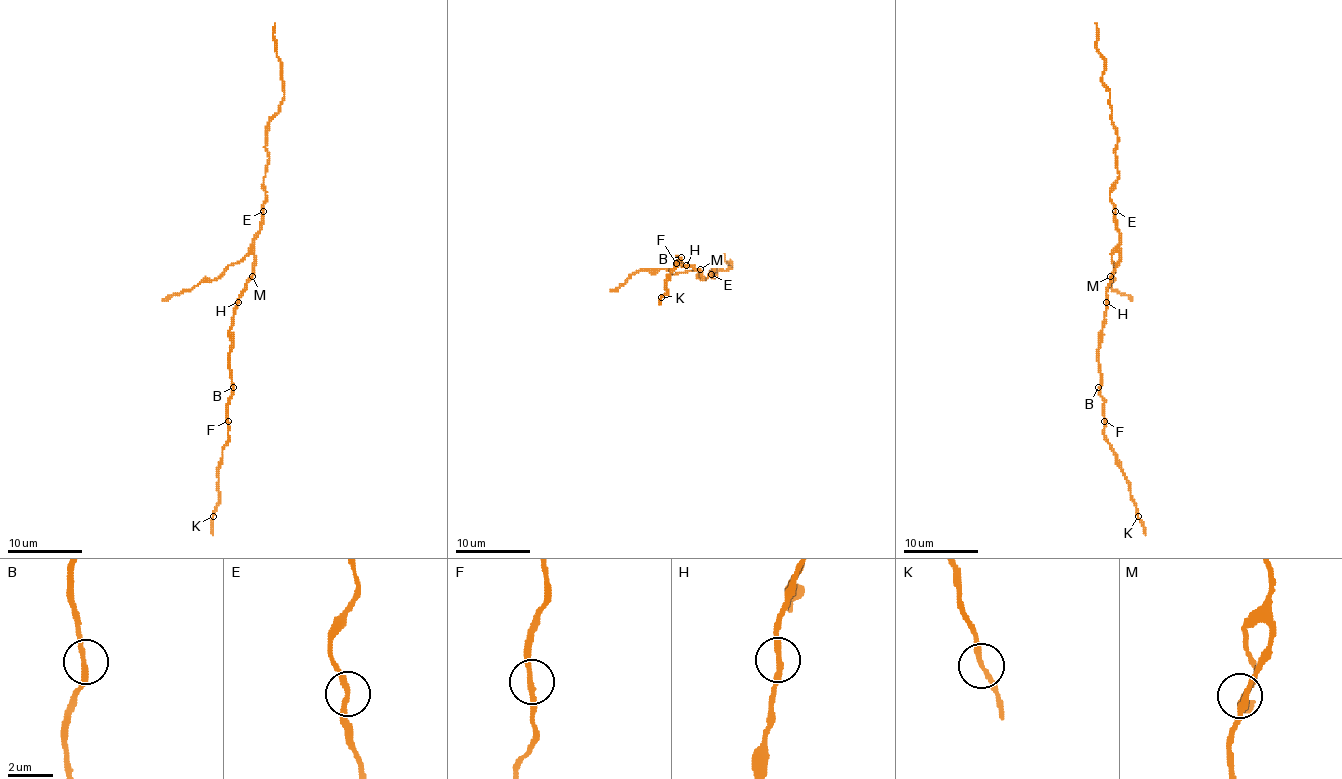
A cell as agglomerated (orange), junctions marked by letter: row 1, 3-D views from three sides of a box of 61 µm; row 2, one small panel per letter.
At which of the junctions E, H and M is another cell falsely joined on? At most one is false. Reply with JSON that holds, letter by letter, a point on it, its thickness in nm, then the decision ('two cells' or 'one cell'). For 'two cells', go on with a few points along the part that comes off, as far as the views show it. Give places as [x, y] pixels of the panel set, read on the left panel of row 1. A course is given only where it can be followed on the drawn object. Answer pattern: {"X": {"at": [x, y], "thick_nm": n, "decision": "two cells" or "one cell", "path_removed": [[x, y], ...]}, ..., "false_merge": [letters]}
{"E": {"at": [263, 211], "thick_nm": 240, "decision": "one cell"}, "H": {"at": [238, 302], "thick_nm": 240, "decision": "two cells", "path_removed": [[237, 302], [230, 331], [231, 396], [226, 409], [228, 437], [218, 469], [213, 535]]}, "M": {"at": [252, 276], "thick_nm": 260, "decision": "one cell"}, "false_merge": ["H"]}

